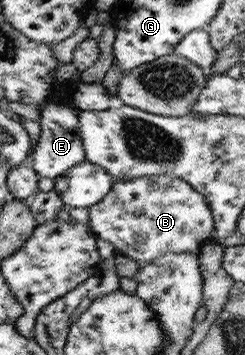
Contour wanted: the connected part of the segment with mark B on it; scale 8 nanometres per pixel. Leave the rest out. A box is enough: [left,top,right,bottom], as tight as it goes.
[89,175,216,262]

